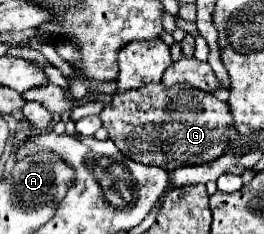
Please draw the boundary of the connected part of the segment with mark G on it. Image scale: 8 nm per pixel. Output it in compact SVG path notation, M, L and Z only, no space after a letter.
M147 84L139 90L115 92L113 102L105 104L101 120L103 128L109 132L109 138L127 158L149 166L159 166L167 172L181 166L199 166L205 162L213 162L215 158L225 154L227 146L235 140L235 136L239 136L239 132L235 130L235 122L231 122L229 106L217 100L213 94L207 94L193 86L165 88L163 84Z

